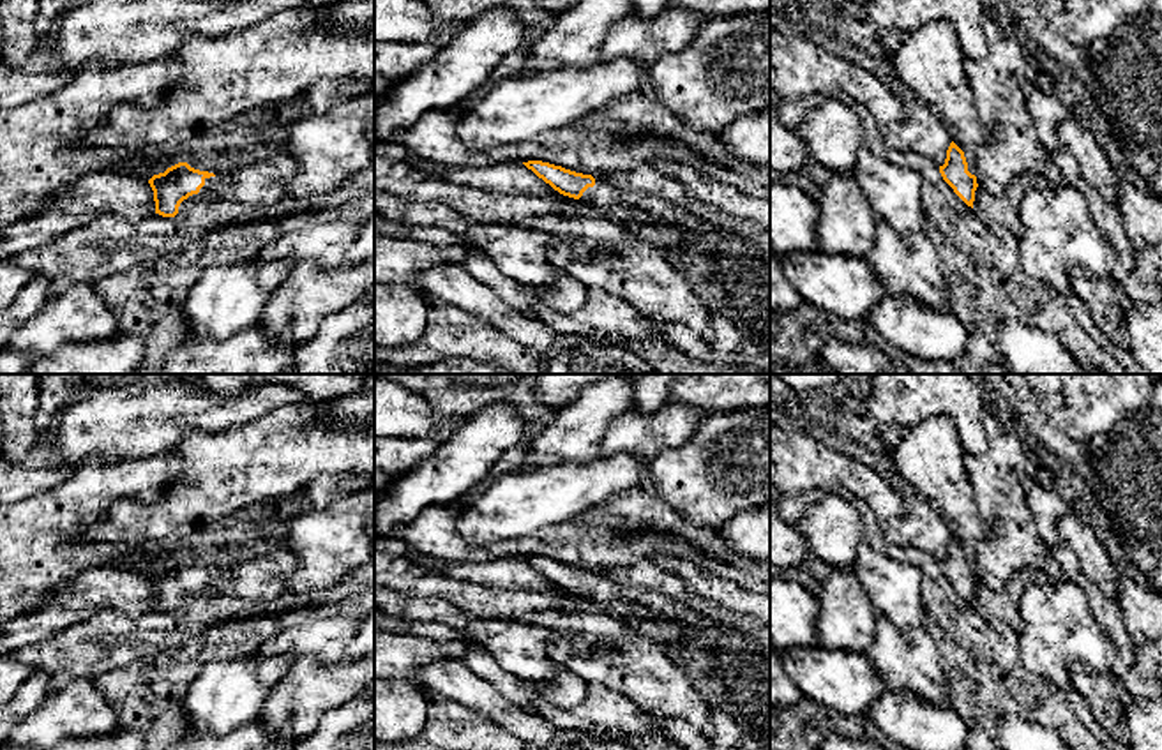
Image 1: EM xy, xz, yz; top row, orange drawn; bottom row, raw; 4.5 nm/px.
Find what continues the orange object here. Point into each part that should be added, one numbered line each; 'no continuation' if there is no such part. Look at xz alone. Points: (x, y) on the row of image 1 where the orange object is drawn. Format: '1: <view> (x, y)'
1: xz (620, 205)

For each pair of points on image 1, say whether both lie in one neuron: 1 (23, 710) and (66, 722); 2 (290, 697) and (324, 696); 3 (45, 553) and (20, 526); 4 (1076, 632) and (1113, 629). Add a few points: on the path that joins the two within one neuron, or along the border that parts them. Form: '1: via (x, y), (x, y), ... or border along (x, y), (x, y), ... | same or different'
1: border along (50, 692), (18, 724) | different
2: via (299, 697), (315, 696) | same
3: via (39, 546), (27, 533) | same
4: border along (1085, 593), (1090, 613), (1115, 646), (1111, 671) | different

